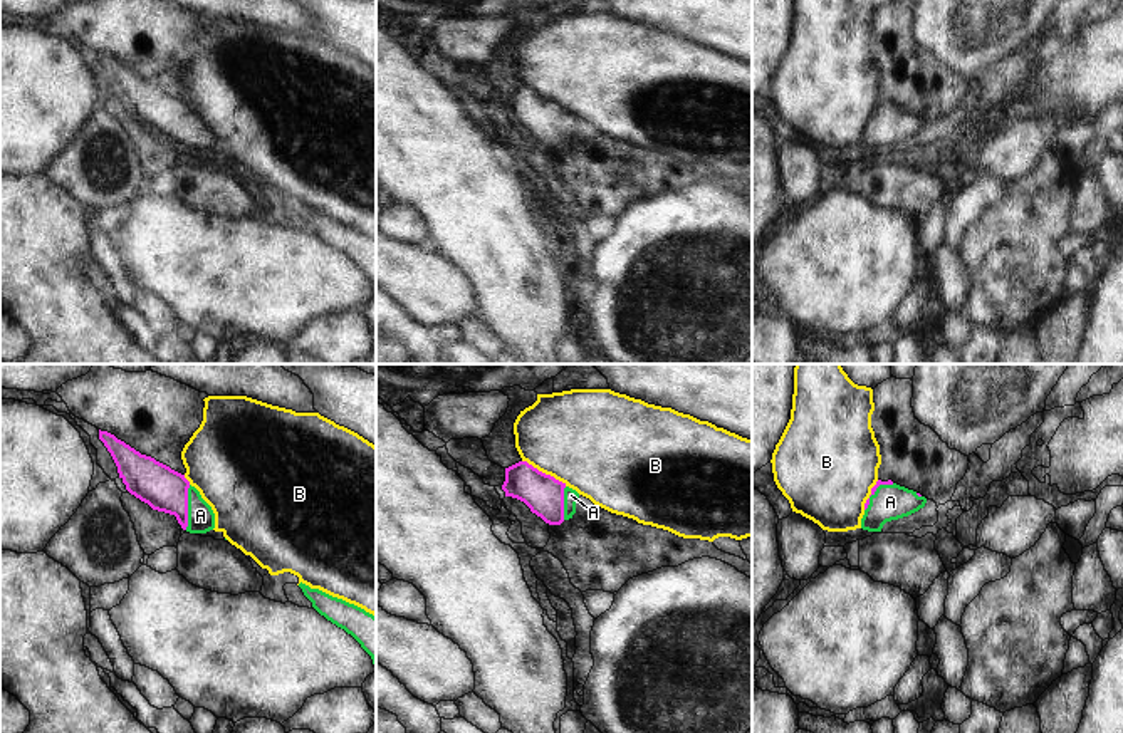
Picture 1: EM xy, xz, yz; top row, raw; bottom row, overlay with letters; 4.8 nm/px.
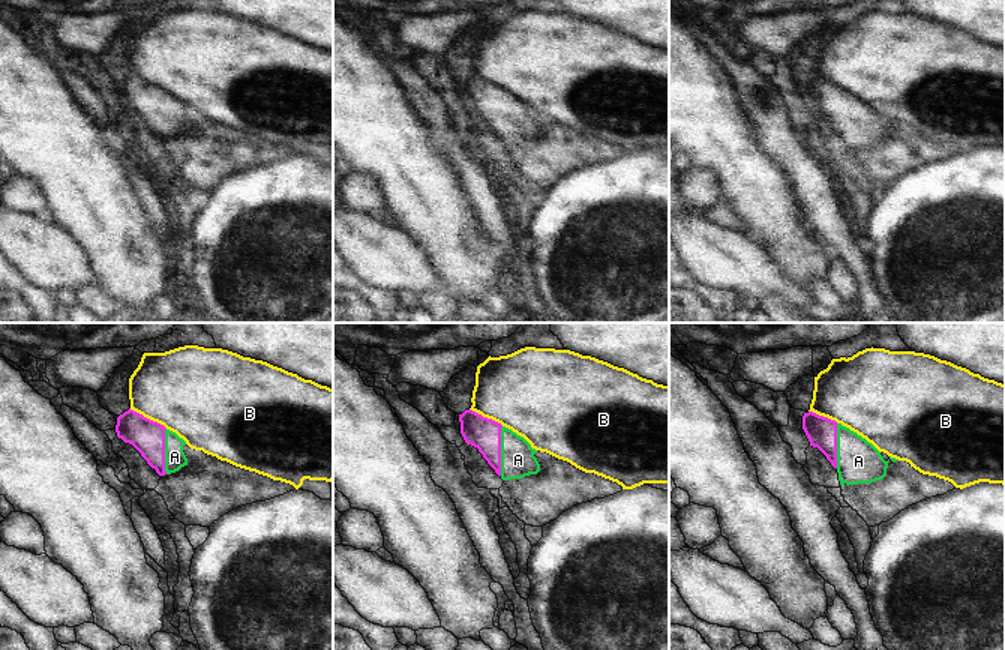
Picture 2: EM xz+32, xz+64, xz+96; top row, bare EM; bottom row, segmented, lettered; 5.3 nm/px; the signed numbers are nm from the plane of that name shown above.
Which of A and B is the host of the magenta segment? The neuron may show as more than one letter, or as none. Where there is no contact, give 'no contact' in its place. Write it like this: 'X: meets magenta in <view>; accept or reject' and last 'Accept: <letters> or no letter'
A: meets magenta in xy; accept
B: meets magenta in xz; reject
Accept: A

